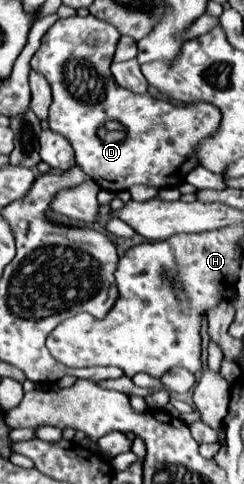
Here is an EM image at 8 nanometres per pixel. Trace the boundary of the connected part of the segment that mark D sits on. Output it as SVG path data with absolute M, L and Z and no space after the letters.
M71 16L57 20L43 36L41 48L31 58L31 68L41 72L53 90L53 102L49 106L49 128L65 136L73 150L79 168L85 170L103 190L121 192L129 190L135 184L169 188L179 186L189 170L197 166L193 148L217 130L219 112L211 104L189 104L185 108L175 108L169 102L155 100L149 94L131 94L129 90L117 88L113 74L109 72L115 46L121 34L109 22L103 22L95 16Z

